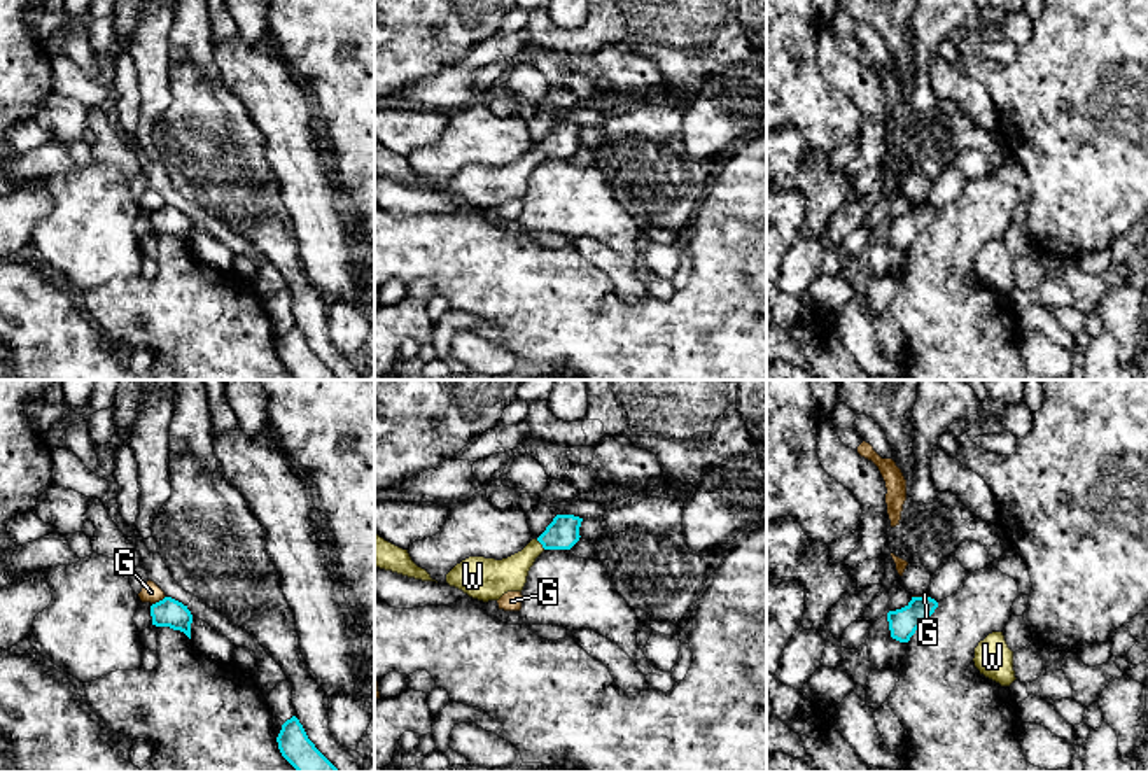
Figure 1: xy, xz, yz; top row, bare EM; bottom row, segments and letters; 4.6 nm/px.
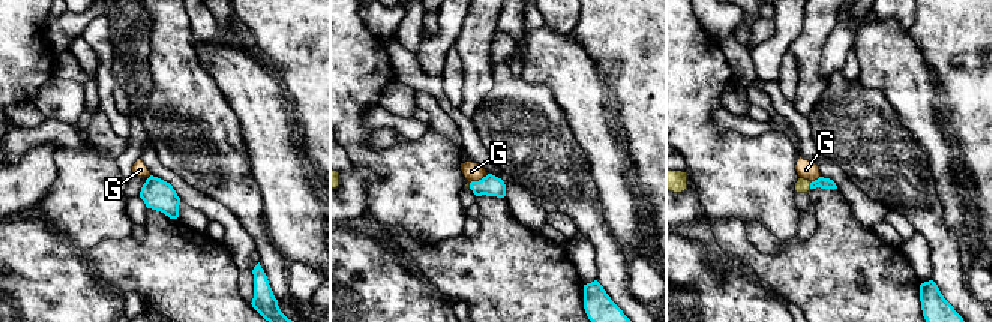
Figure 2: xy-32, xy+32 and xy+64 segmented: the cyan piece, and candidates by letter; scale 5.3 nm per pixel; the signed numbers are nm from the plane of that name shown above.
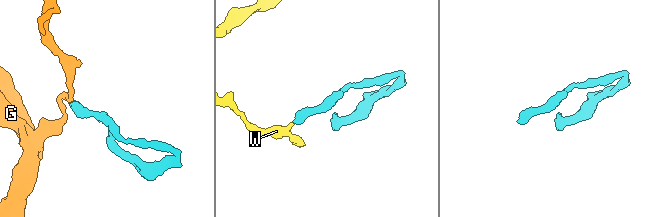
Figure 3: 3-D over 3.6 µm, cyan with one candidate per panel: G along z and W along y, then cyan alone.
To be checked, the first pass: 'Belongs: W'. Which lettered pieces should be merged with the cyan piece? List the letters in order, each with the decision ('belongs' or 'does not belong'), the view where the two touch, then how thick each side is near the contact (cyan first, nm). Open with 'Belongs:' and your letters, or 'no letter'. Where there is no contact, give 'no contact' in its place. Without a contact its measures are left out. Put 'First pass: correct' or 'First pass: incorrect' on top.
First pass: correct
Belongs: W
G: does not belong | xy | 130/90 nm
W: belongs | xz | 150/160 nm

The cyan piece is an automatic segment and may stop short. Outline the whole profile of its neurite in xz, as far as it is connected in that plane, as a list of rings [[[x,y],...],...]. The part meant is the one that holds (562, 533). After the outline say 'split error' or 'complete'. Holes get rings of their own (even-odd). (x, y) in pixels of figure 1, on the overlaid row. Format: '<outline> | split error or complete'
[[[556,515],[522,551],[502,560],[469,557],[446,574],[446,583],[483,602],[522,592],[530,567],[544,550],[570,550],[579,541],[581,522],[574,515]]] | split error

